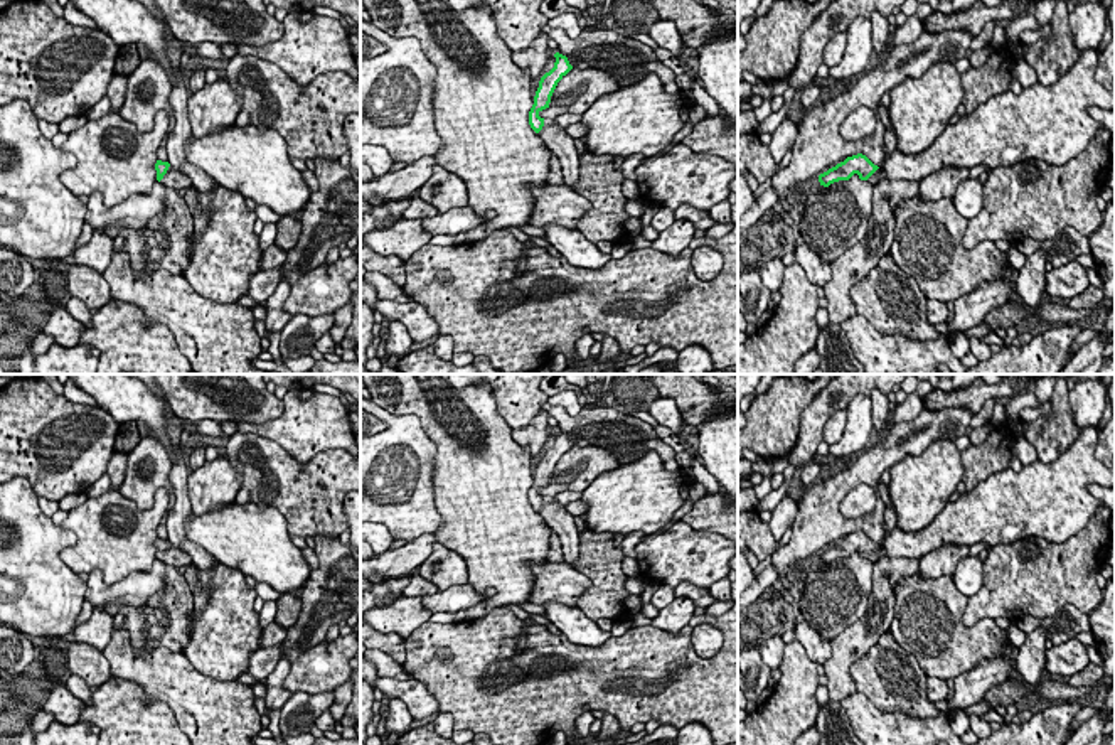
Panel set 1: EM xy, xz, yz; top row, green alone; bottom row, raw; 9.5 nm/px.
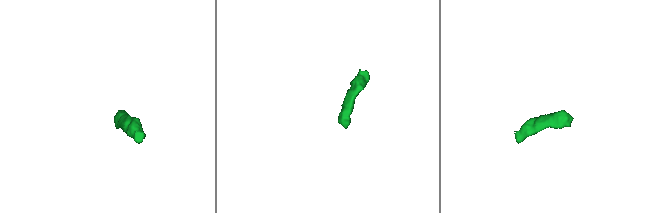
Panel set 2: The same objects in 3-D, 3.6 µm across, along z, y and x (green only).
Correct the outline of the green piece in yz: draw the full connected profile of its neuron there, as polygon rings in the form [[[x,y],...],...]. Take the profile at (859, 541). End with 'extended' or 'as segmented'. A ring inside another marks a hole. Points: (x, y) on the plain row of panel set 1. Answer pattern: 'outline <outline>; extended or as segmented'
outline [[[857,531],[820,551],[819,560],[820,563],[829,565],[839,558],[849,558],[854,551],[857,551],[861,558],[866,558],[871,563],[878,563],[881,558],[879,544],[874,543],[866,533]]]; extended

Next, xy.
outline [[[157,538],[155,548],[157,558],[162,560],[165,565],[180,568],[192,563],[190,555],[180,548],[175,548],[168,539]]]; extended

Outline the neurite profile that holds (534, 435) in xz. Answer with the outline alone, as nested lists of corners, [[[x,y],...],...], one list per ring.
[[[541,410],[527,426],[512,430],[514,442],[520,447],[527,447],[532,458],[541,455],[547,437],[552,435],[547,418],[547,411]]]

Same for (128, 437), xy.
[[[136,421],[120,423],[115,452],[130,453],[141,440]]]

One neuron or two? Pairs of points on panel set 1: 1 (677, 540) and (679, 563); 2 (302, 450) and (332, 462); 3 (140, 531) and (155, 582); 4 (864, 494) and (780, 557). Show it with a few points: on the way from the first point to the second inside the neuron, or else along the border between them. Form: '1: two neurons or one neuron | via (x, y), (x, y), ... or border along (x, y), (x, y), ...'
1: one neuron | via (679, 545), (679, 558)
2: two neurons | border along (278, 444), (300, 462), (325, 450), (342, 450)
3: two neurons | border along (157, 558), (149, 570), (133, 570), (113, 582)
4: two neurons | border along (876, 491), (858, 484), (839, 506)

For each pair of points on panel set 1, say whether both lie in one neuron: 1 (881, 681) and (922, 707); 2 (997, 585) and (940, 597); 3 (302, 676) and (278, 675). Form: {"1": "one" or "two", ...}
{"1": "one", "2": "two", "3": "two"}

